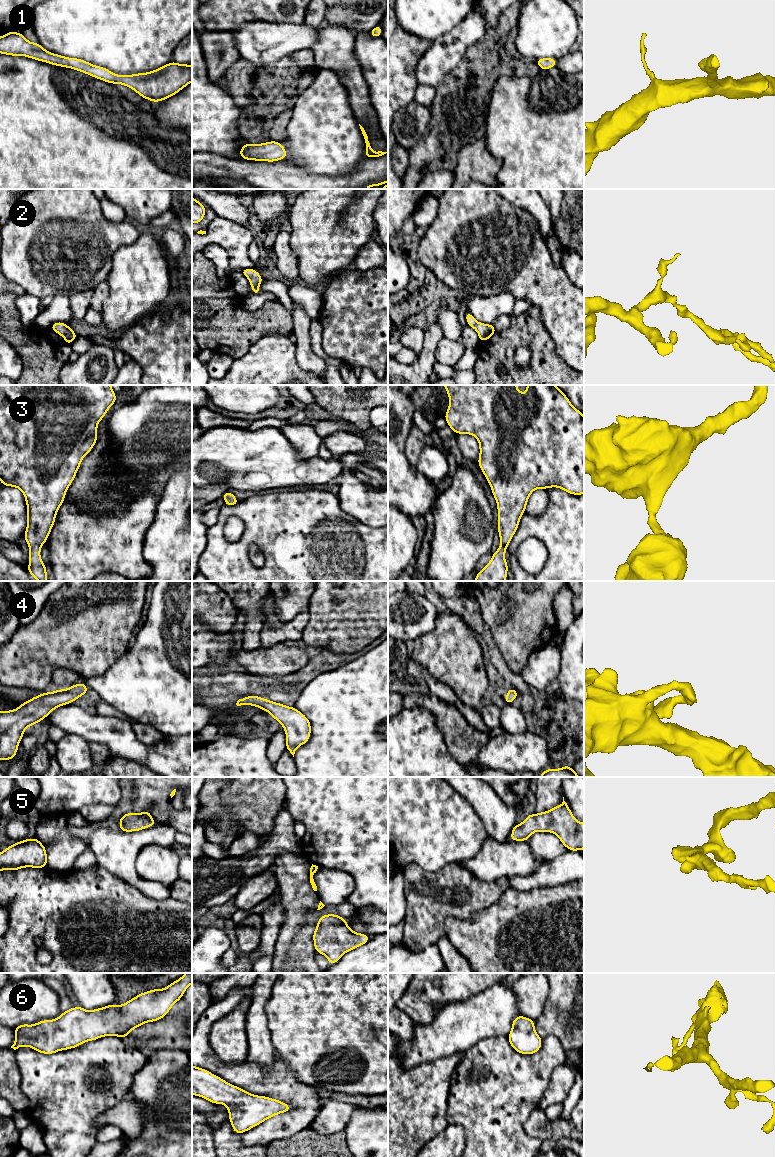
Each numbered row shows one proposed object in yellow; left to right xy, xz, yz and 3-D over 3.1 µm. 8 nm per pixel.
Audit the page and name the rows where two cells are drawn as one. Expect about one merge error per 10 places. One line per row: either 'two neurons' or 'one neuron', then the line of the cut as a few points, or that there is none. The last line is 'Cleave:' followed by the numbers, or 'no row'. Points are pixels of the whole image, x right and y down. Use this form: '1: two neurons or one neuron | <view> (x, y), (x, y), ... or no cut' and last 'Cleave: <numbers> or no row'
1: one neuron | no cut
2: one neuron | no cut
3: one neuron | no cut
4: one neuron | no cut
5: one neuron | no cut
6: one neuron | no cut
Cleave: no row

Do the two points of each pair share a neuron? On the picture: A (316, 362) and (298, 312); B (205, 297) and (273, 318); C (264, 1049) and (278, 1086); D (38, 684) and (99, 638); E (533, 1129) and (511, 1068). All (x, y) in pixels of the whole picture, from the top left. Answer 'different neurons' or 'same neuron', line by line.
A: same neuron
B: same neuron
C: different neurons
D: same neuron
E: different neurons

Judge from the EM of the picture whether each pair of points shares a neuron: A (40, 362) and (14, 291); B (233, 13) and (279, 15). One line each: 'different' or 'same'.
A: same
B: same

